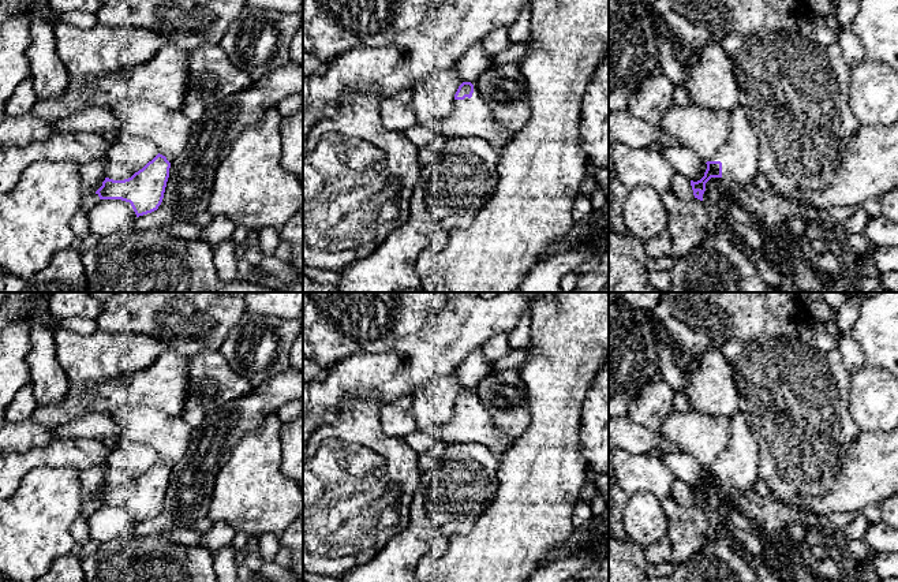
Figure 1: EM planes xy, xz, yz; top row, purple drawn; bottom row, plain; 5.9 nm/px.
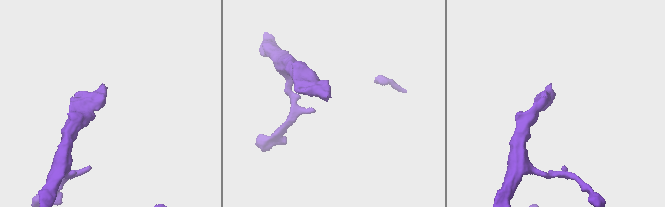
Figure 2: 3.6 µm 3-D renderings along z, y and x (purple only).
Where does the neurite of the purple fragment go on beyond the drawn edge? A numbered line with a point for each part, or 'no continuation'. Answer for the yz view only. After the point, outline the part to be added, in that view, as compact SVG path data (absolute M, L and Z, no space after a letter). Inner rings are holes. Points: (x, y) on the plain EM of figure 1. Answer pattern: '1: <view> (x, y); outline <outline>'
1: yz (740, 461); outline M741 413L730 418L730 440L710 467L722 469L722 484L749 489L759 480L760 449Z

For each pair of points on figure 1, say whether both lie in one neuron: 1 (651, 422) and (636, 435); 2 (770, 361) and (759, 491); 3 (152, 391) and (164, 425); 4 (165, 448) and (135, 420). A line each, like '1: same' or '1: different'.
1: different
2: different
3: different
4: same

